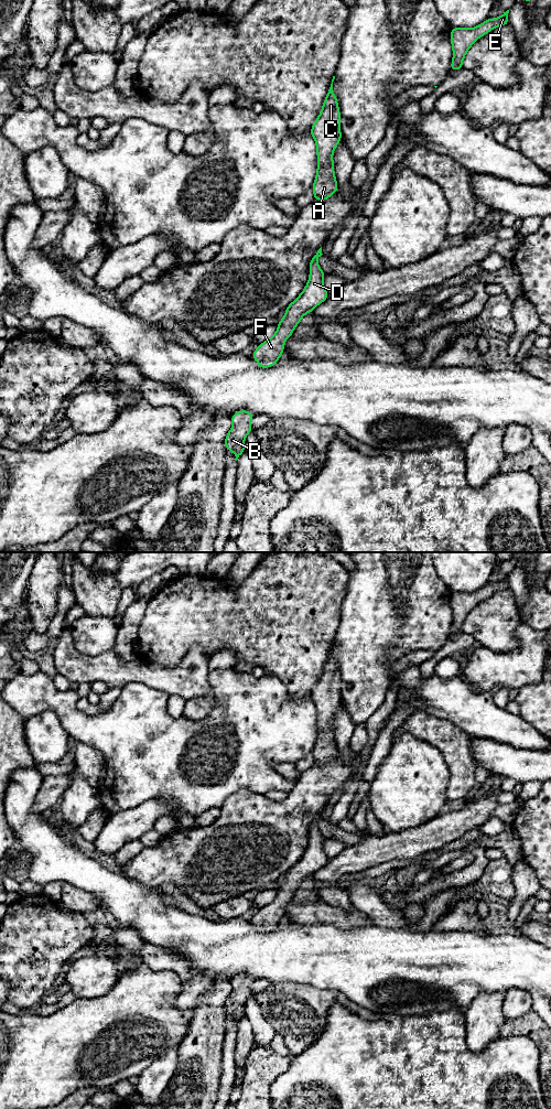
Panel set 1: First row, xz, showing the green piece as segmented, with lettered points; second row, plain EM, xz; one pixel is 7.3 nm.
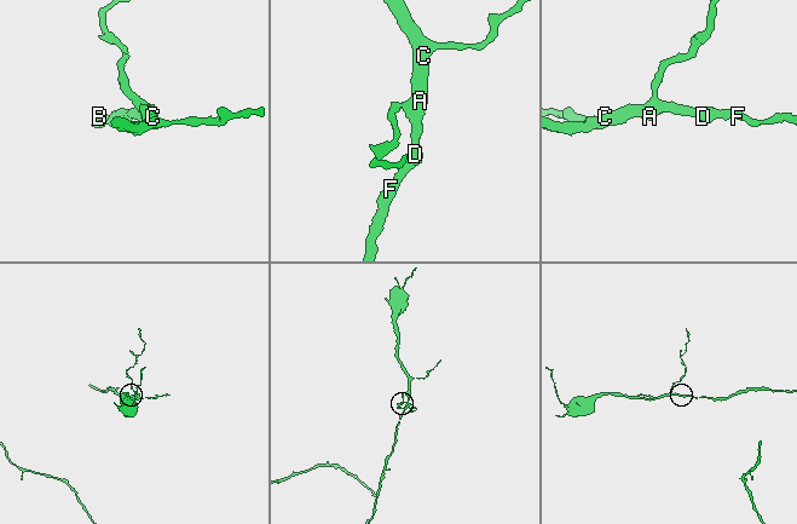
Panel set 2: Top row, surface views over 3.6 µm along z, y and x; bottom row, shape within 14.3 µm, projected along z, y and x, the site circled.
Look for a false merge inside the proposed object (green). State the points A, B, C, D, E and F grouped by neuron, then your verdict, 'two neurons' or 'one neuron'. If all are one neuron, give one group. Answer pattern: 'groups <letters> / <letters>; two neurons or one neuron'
groups A B C D E F; one neuron

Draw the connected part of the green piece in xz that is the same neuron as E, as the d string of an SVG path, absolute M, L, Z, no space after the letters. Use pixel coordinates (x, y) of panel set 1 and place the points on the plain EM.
M509 574L504 577L500 581L495 583L487 583L482 589L472 592L452 592L451 593L451 607L453 613L453 624L451 627L452 635L458 635L464 633L462 627L469 614L469 612L483 600L490 596L493 593L507 590L509 588L508 582Z

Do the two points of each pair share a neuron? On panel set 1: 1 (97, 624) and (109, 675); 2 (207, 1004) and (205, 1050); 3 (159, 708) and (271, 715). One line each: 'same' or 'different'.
1: different
2: same
3: same

